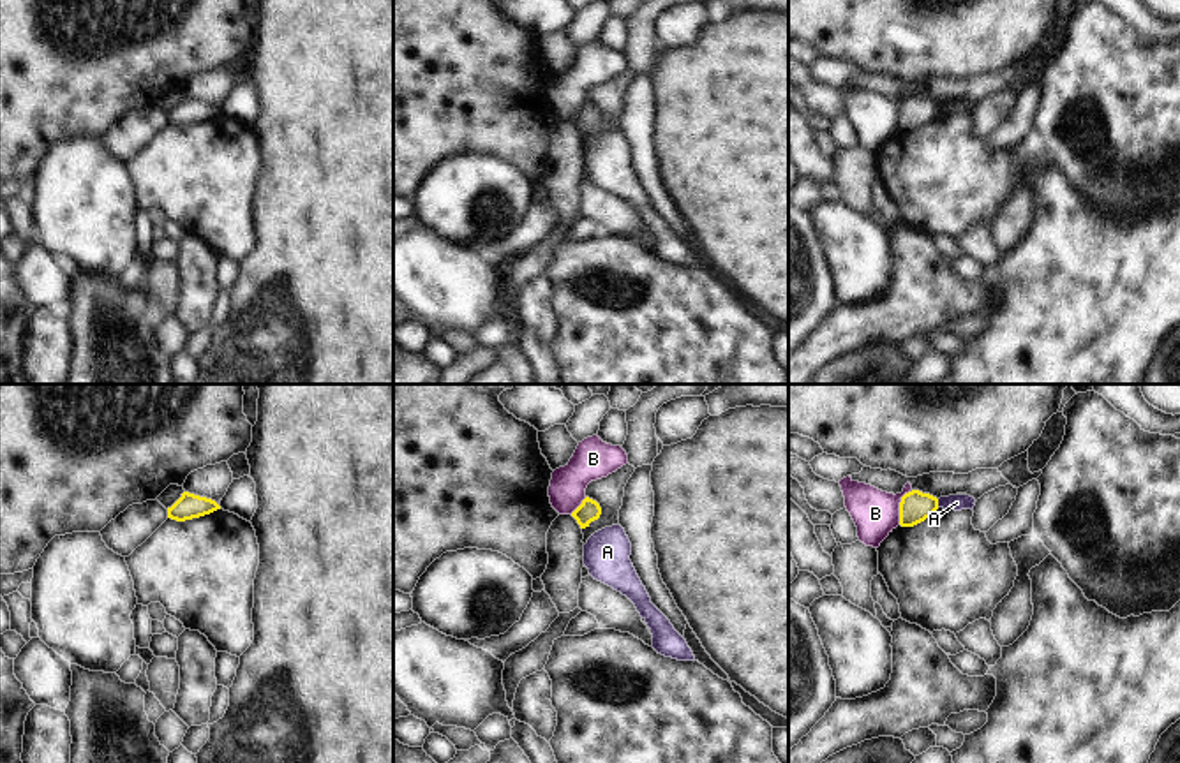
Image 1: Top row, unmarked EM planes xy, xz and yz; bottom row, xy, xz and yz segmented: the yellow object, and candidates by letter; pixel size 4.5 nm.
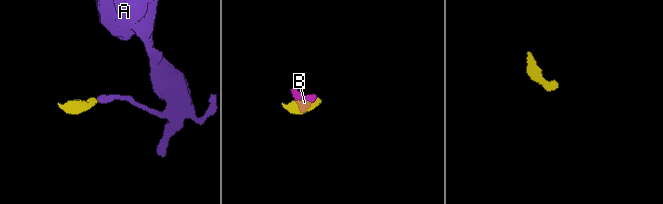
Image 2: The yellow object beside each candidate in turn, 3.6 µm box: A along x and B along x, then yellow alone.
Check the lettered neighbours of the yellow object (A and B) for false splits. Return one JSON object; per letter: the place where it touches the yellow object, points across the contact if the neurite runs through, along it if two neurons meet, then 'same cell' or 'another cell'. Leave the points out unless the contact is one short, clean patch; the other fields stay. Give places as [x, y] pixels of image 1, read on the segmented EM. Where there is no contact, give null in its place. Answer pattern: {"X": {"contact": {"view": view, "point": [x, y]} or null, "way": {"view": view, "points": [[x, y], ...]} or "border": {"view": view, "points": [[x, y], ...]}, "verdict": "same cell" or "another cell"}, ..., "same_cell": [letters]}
{"A": {"contact": {"view": "yz", "point": [937, 503]}, "border": {"view": "yz", "points": [[937, 499], [939, 506]]}, "verdict": "another cell"}, "B": {"contact": {"view": "yz", "point": [900, 506]}, "border": {"view": "yz", "points": [[912, 490], [902, 497], [898, 524]]}, "verdict": "another cell"}, "same_cell": []}

